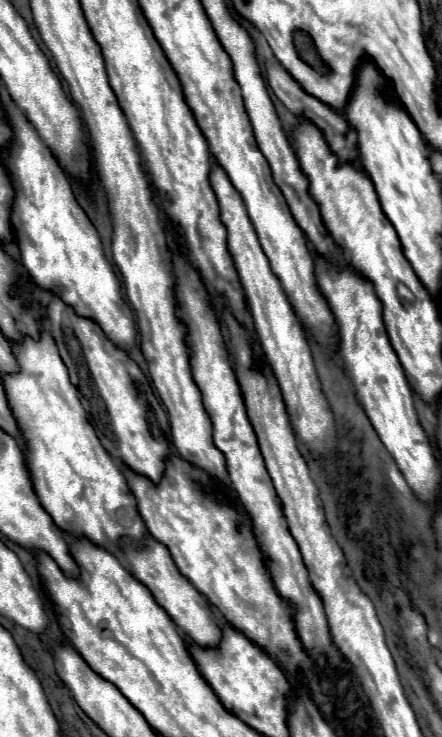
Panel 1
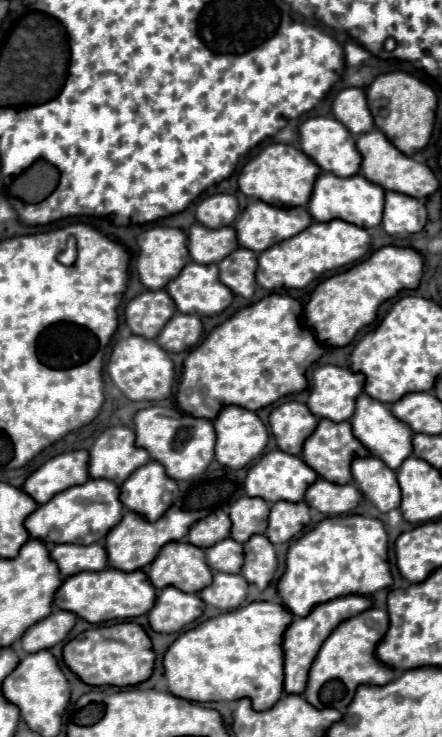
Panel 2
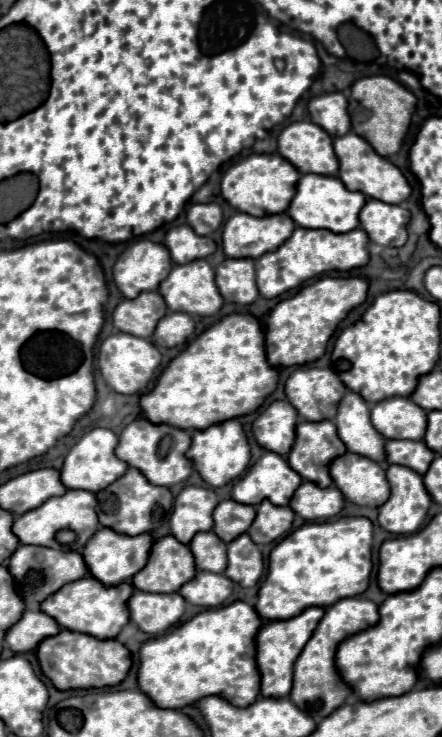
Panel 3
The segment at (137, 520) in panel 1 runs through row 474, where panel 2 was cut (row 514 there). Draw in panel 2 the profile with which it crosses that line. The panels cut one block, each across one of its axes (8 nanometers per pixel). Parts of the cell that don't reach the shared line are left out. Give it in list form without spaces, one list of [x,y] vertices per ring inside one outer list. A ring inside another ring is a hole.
[[[88,480],[86,484],[72,486],[58,492],[48,504],[38,506],[24,526],[32,538],[46,544],[94,544],[106,538],[106,534],[122,520],[124,506],[120,504],[120,488],[110,480]]]

